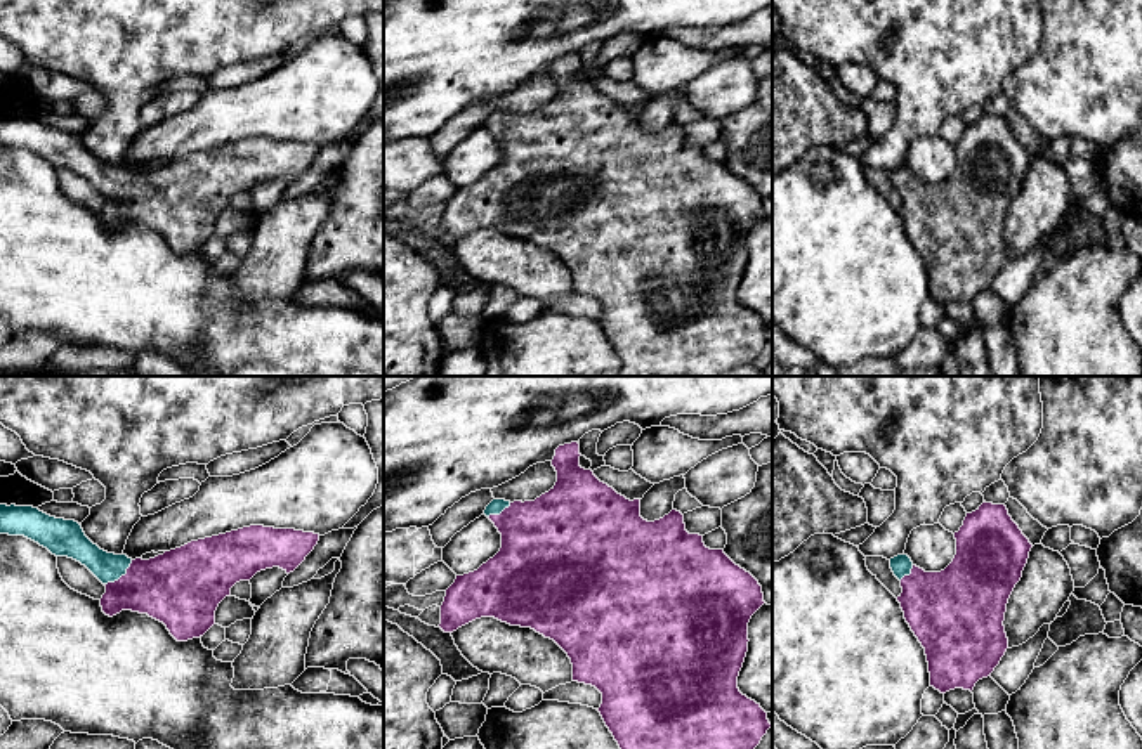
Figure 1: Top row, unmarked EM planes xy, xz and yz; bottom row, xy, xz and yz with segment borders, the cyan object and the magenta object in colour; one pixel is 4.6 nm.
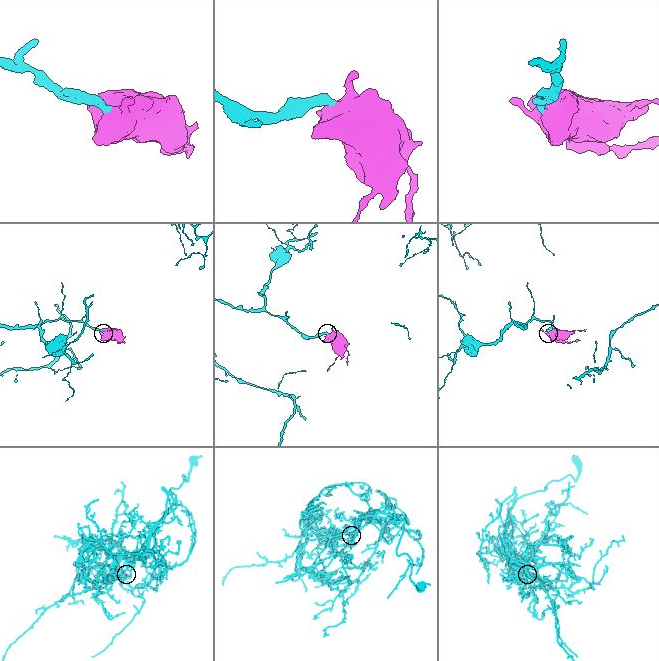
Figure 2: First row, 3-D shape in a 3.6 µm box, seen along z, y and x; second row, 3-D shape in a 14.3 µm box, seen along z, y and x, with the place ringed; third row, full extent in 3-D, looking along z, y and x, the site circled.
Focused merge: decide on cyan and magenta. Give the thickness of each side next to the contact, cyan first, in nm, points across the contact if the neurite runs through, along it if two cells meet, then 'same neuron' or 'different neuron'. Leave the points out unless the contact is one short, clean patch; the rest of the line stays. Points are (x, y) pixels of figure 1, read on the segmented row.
calibres 140 and 320 nm; way xy (108, 567), (120, 576), (131, 585), (172, 588); same neuron

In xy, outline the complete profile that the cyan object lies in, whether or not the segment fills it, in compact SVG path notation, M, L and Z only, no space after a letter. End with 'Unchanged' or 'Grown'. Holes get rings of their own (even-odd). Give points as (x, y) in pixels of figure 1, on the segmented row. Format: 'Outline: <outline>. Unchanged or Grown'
Outline: M0 505L0 534L24 536L56 557L68 557L85 565L104 586L102 612L109 617L121 610L148 614L163 622L177 642L203 636L215 624L219 603L240 581L257 572L279 567L293 572L314 550L319 534L295 529L250 525L226 534L191 541L149 560L128 558L101 550L75 520L50 517L33 506Z. Grown

